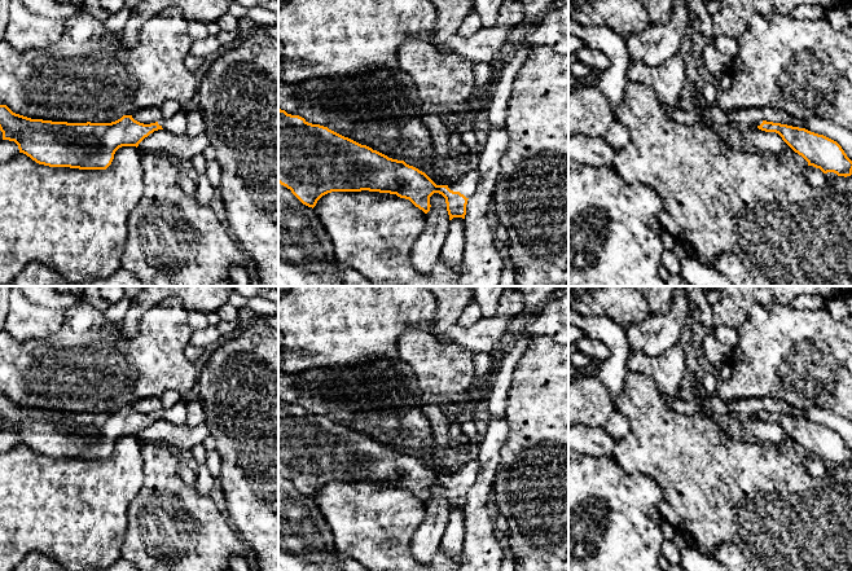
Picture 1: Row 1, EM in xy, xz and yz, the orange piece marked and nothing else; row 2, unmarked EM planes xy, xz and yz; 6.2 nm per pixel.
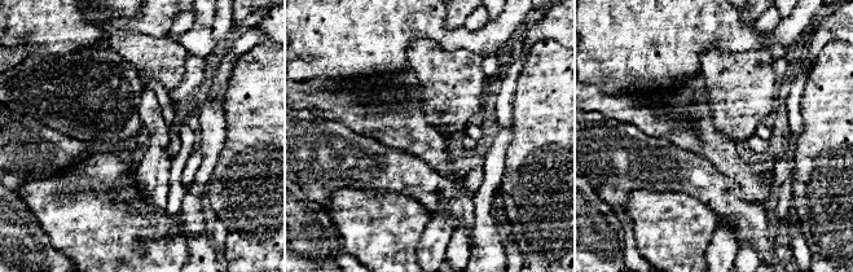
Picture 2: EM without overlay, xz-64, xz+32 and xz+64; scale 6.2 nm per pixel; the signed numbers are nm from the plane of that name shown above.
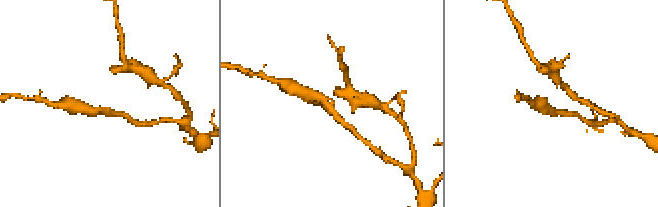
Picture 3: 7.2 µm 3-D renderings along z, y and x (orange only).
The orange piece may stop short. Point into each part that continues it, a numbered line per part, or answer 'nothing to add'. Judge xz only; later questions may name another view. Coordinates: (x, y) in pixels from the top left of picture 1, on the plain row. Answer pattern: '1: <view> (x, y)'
1: xz (466, 475)

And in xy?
1: xy (176, 414)

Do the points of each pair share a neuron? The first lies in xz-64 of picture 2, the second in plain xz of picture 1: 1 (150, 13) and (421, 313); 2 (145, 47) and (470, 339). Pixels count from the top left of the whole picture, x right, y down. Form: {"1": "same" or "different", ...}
{"1": "different", "2": "different"}

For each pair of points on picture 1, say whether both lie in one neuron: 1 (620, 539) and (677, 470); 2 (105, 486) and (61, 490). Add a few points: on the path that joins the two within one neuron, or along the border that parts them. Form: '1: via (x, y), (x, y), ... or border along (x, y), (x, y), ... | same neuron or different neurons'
1: border along (637, 471), (658, 484), (662, 519) | different neurons
2: via (95, 490), (71, 490) | same neuron

